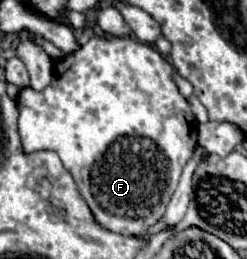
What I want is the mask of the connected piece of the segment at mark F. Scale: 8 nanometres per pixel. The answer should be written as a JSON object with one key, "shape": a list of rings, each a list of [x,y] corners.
{"shape":[[[93,37],[53,67],[53,81],[43,91],[25,87],[17,99],[19,135],[27,153],[51,149],[77,181],[95,219],[109,231],[141,235],[157,223],[175,191],[181,171],[197,145],[195,117],[171,79],[173,67],[157,49],[129,37]]]}

